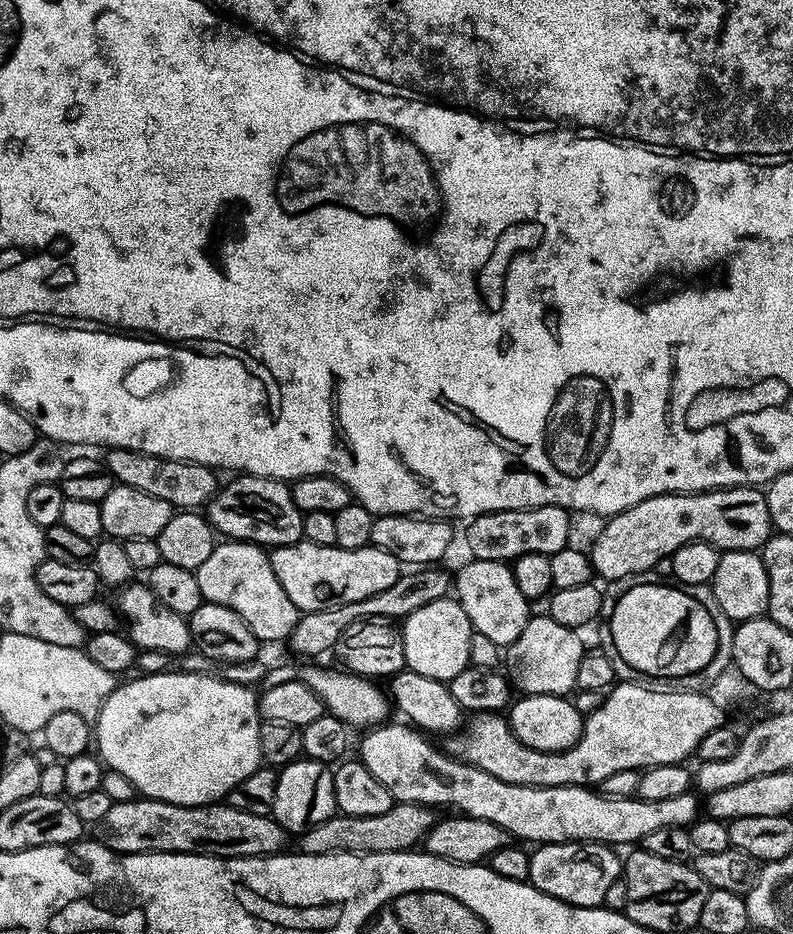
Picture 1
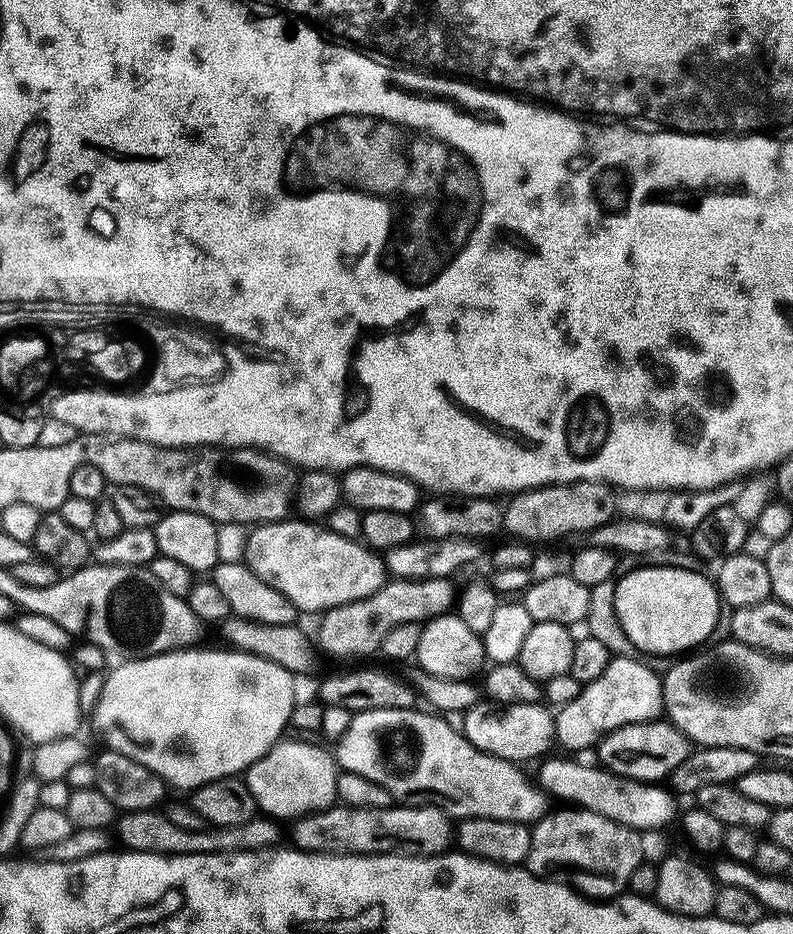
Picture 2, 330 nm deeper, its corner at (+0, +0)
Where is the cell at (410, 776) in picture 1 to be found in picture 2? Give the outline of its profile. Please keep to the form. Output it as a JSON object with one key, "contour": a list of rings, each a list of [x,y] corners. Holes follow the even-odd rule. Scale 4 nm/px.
{"contour":[[[415,707],[406,710],[366,710],[355,713],[346,734],[342,734],[339,740],[335,741],[334,759],[337,765],[343,771],[362,774],[362,778],[378,782],[378,786],[390,790],[393,801],[403,802],[408,806],[440,808],[452,818],[477,816],[531,825],[545,815],[545,797],[535,787],[532,789],[528,785],[513,761],[478,751],[464,737],[463,731],[456,729],[455,732],[444,721],[447,719],[443,715],[433,714],[428,710],[420,711],[419,707]]]}

